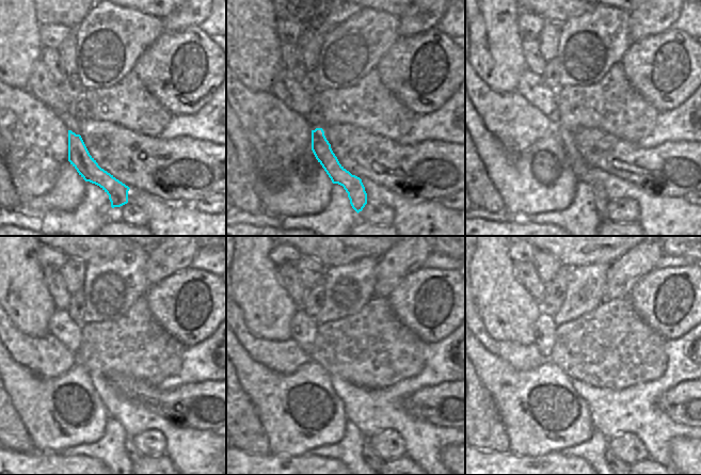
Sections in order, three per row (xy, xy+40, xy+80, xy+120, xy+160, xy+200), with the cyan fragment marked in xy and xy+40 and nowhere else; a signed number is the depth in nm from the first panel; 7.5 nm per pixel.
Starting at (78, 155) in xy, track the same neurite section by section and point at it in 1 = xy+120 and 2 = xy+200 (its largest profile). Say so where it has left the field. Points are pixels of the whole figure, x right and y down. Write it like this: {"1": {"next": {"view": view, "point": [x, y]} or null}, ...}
{"1": {"next": {"view": "xy+120", "point": [131, 452]}}, "2": {"next": {"view": "xy+200", "point": [608, 453]}}}

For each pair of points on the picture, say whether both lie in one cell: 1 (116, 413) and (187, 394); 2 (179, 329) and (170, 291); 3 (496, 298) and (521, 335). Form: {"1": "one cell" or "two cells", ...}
{"1": "two cells", "2": "one cell", "3": "one cell"}

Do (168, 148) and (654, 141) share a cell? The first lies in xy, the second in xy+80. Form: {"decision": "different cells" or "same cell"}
{"decision": "different cells"}

